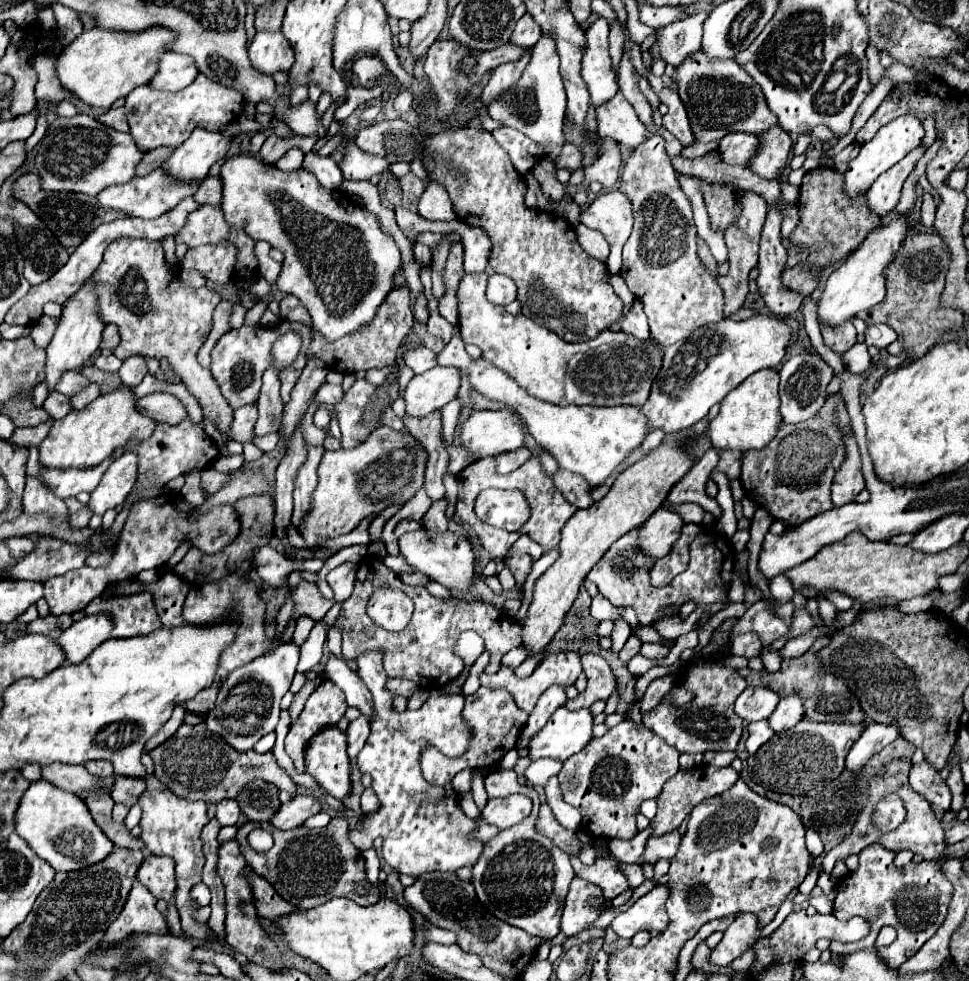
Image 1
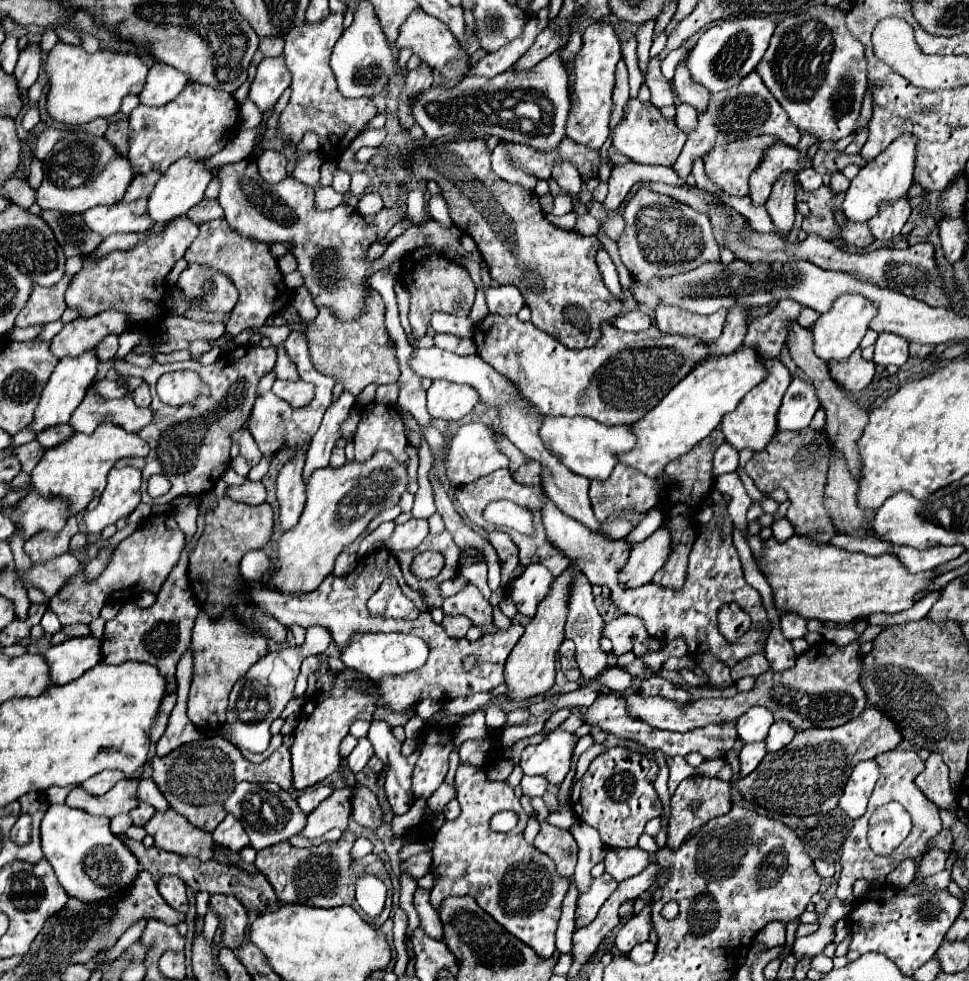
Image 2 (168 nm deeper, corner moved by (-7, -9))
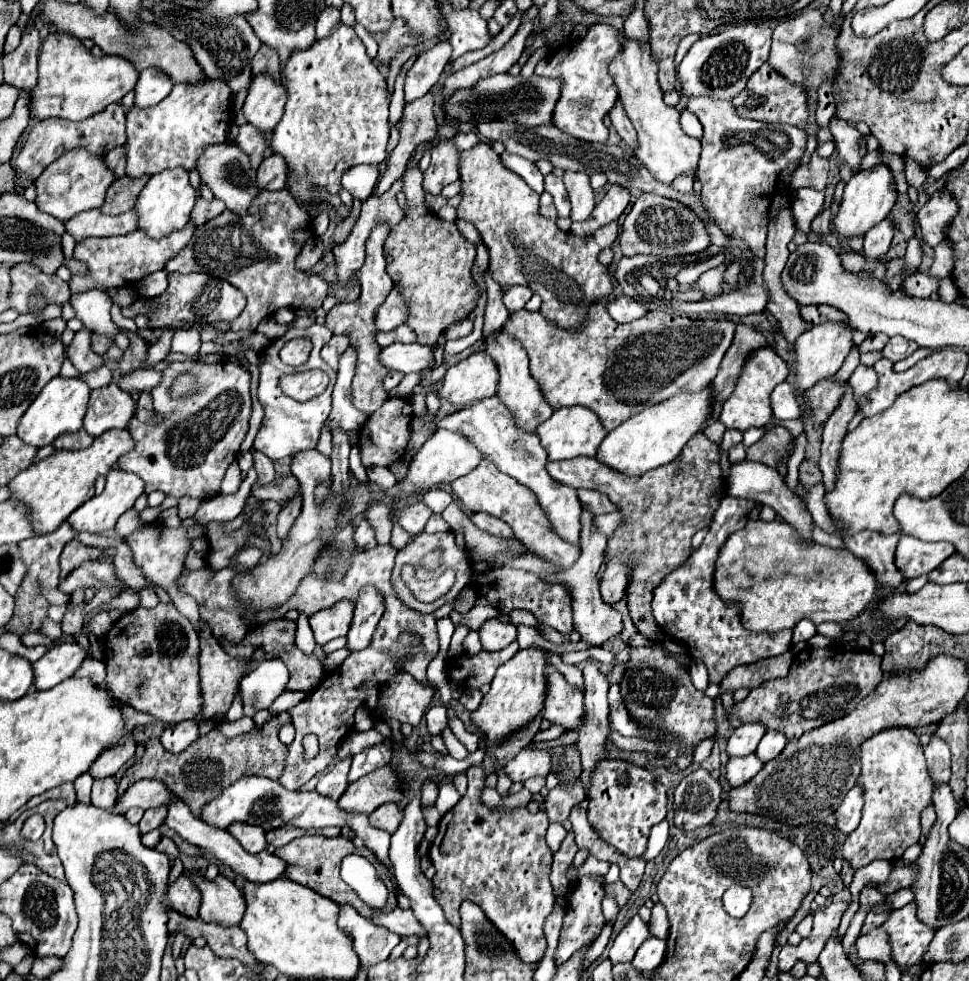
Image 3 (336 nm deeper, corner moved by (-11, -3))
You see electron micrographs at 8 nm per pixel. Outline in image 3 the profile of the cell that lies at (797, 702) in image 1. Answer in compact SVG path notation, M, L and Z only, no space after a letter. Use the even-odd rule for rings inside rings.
M767 731L763 735L763 739L761 739L761 743L757 745L755 753L765 763L769 759L775 759L783 751L785 743L787 743L787 737L783 737L783 733L771 733L771 731Z

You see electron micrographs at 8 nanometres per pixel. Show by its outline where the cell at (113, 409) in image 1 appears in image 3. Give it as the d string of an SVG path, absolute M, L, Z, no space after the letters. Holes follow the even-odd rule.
M109 429L103 435L95 437L95 441L87 449L79 451L65 451L55 449L53 455L31 465L29 469L21 471L11 483L11 499L25 501L33 515L33 529L39 535L55 531L79 505L89 501L95 495L95 481L99 475L107 475L117 461L119 455L129 453L135 449L135 441L127 429Z

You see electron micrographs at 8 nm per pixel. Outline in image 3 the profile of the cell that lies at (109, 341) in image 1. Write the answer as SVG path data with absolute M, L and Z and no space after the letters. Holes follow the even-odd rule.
M95 333L95 337L93 337L93 351L95 351L95 353L103 355L103 353L105 353L111 345L113 345L113 337L107 337L107 335L97 335L97 333Z

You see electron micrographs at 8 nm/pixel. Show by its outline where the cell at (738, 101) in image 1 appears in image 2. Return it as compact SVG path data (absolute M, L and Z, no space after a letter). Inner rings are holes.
M753 71L743 79L739 85L731 87L731 91L721 91L719 95L711 95L711 107L705 111L705 115L699 115L699 125L695 131L689 133L689 139L679 155L679 159L673 165L673 171L687 179L691 171L691 163L695 157L703 157L715 143L729 143L735 139L749 139L751 135L775 135L781 143L795 147L801 139L801 131L789 121L785 109L777 103L777 99L769 93L761 77Z

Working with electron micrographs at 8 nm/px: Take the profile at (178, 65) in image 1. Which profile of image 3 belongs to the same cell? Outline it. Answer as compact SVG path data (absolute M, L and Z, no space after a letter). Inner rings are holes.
M145 69L135 87L135 103L139 107L153 107L161 103L173 89L173 81L167 81L165 73L159 69Z

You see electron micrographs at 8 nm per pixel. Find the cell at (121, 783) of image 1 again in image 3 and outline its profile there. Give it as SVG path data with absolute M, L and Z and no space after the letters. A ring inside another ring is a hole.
M159 807L159 809L147 809L145 815L143 815L143 819L139 821L141 833L157 829L165 821L165 815L167 815L167 809L163 809L163 807Z

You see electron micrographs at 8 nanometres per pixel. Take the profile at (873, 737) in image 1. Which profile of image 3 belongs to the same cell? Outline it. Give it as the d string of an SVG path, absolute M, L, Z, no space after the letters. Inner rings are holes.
M857 783L843 799L839 809L835 811L837 815L837 829L845 835L849 835L861 821L861 811L863 811L863 787Z

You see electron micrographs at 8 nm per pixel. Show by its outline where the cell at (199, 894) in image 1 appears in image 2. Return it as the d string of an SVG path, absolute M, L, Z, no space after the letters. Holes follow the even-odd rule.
M207 911L207 917L205 917L205 927L203 927L203 937L205 937L205 941L213 941L213 937L215 937L215 931L217 931L217 915L213 913L213 911Z

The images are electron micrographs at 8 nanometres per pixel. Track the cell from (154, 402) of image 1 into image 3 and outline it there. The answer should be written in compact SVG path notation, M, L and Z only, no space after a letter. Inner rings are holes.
M115 383L93 389L83 419L83 429L97 437L109 429L125 429L135 415L135 399L121 391Z

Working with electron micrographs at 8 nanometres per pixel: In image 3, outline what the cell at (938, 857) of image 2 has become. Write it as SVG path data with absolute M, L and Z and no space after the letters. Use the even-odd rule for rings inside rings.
M915 863L913 865L897 865L893 869L893 873L889 875L887 885L881 885L879 891L883 895L889 895L889 893L893 893L893 891L897 891L901 887L911 887L913 881L917 879L917 871L919 871L919 867Z

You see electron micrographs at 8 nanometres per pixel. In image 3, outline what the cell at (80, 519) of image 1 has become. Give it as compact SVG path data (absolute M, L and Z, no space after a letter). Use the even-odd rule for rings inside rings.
M77 539L69 541L61 553L61 579L67 577L67 573L73 571L75 567L79 567L83 561L97 559L99 555L101 555L101 549L97 549L97 547L87 547L87 545L79 543Z

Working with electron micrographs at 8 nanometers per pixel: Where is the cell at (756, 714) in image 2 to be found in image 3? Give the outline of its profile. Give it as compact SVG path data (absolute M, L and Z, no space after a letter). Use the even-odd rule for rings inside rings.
M743 723L733 731L733 735L727 741L727 753L733 755L749 755L757 749L765 729L761 723Z

